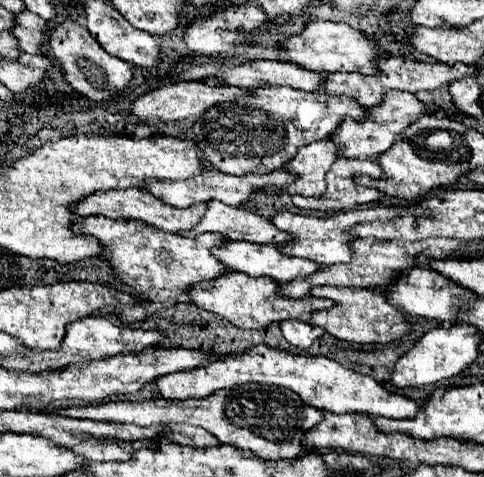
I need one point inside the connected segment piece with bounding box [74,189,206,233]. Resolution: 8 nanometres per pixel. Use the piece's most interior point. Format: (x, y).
(131, 204)

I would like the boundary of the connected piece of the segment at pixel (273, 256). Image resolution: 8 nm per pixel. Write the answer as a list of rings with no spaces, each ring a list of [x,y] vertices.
[[[226,241],[222,247],[214,247],[212,253],[216,253],[216,257],[228,265],[234,271],[252,275],[252,277],[272,277],[278,283],[288,283],[294,279],[306,279],[308,275],[314,275],[316,271],[322,269],[322,265],[310,261],[310,259],[300,259],[300,257],[292,257],[292,255],[284,255],[280,251],[280,247],[276,245],[256,245],[256,243],[246,243],[246,241]]]

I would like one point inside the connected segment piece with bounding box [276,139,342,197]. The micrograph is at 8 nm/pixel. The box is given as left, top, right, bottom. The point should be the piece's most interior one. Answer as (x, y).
(311, 166)

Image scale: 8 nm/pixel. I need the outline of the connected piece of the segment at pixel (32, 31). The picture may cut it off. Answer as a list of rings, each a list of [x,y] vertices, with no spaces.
[[[22,11],[20,15],[16,15],[14,35],[24,53],[44,55],[42,45],[44,45],[46,33],[48,33],[48,23],[44,19],[40,19],[38,15],[32,15],[30,11]]]

